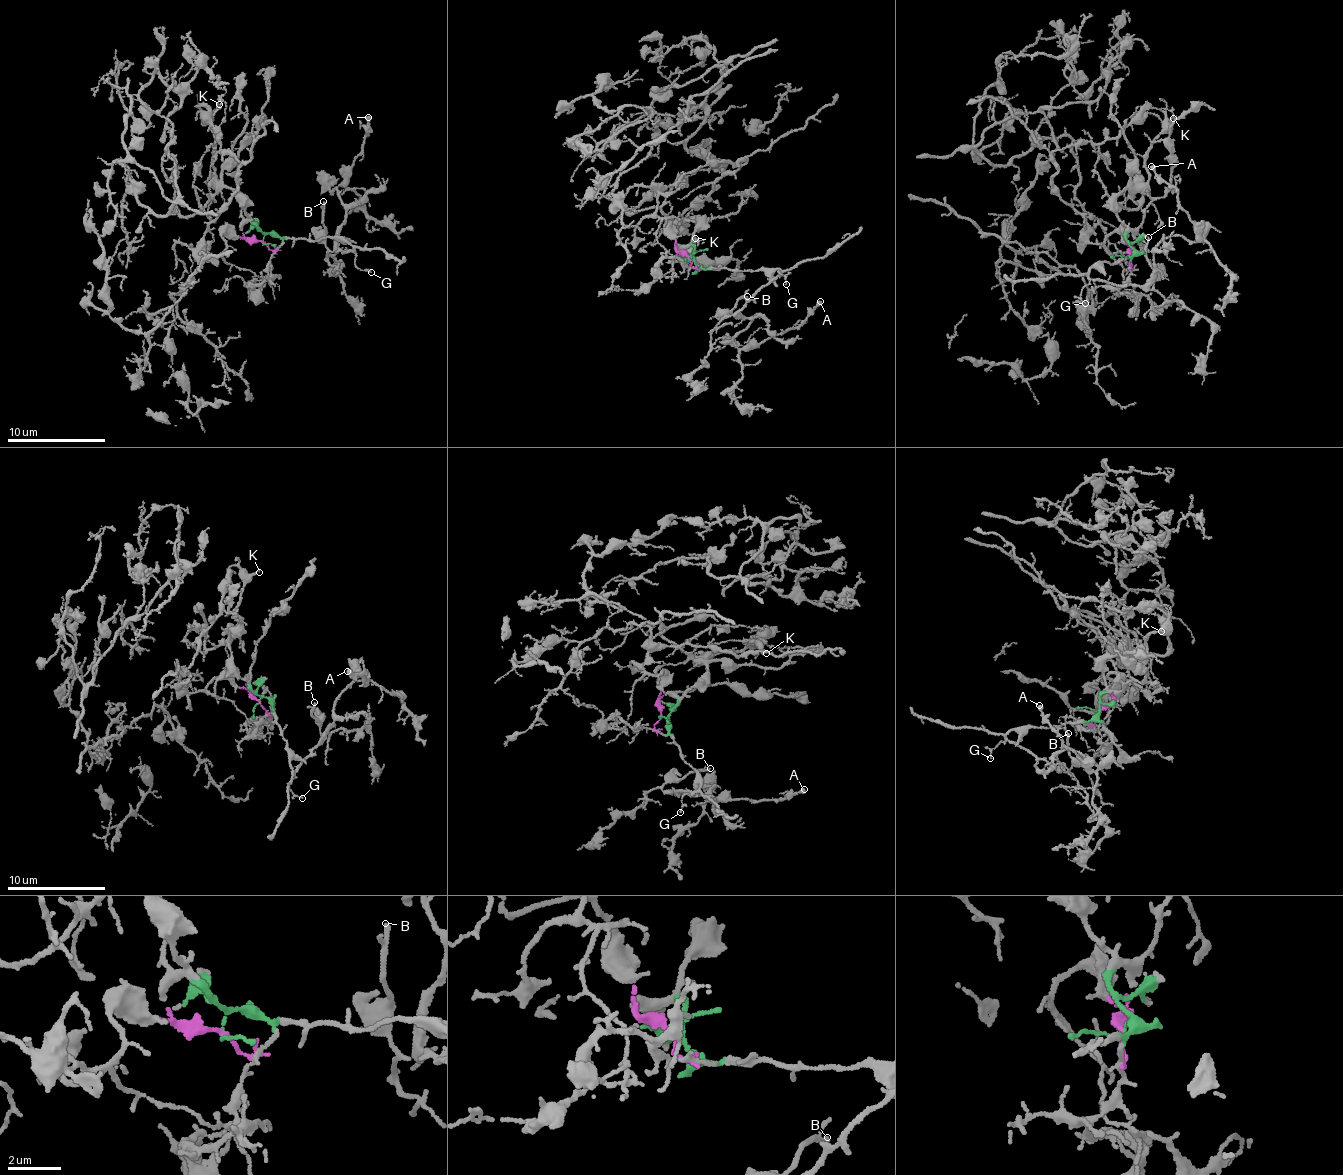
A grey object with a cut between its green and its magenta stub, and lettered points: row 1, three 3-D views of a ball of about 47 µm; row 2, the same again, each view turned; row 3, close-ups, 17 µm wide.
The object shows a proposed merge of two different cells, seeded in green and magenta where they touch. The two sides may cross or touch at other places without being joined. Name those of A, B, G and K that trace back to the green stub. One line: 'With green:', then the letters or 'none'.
With green: A, B, G, K

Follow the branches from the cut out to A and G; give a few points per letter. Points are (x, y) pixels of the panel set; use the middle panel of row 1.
A: (690, 259), (781, 272), (739, 311), (757, 313), (733, 342), (741, 348), (796, 326), (821, 300)
G: (690, 259), (704, 269), (781, 272), (786, 285)

